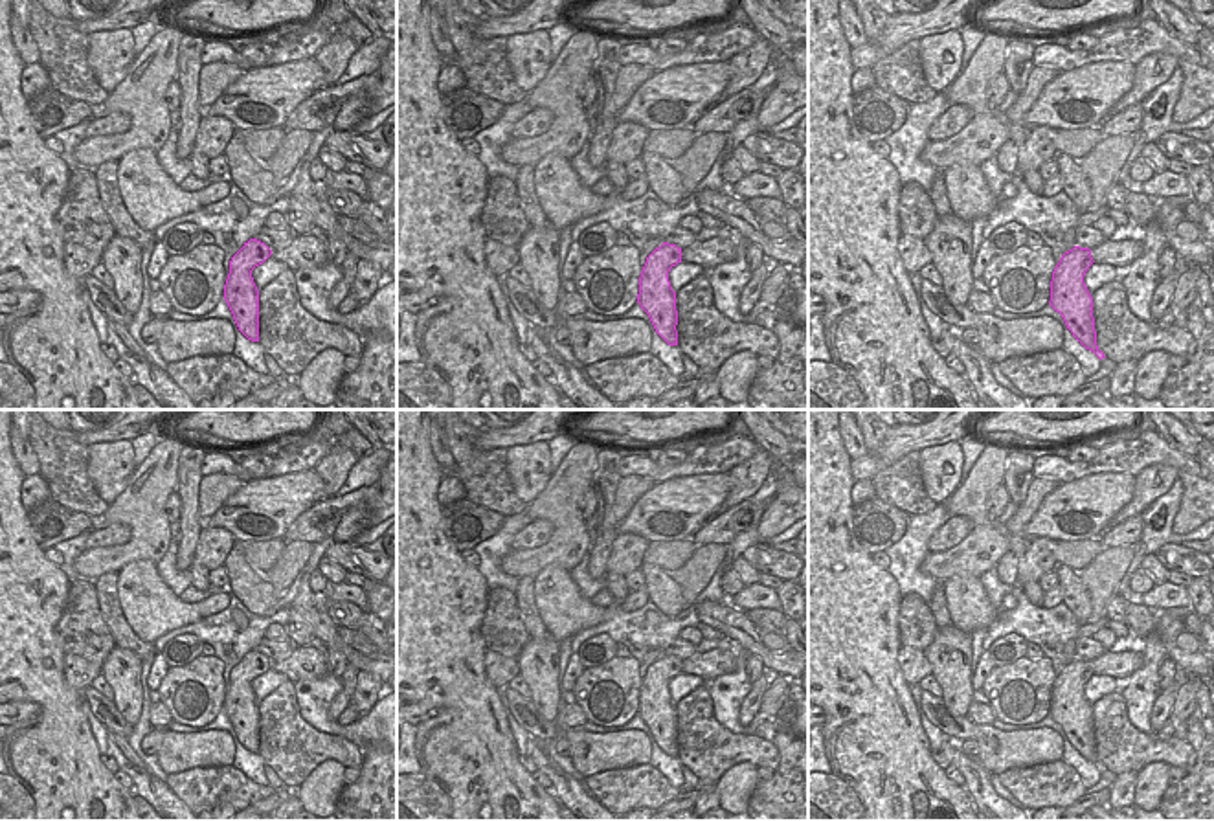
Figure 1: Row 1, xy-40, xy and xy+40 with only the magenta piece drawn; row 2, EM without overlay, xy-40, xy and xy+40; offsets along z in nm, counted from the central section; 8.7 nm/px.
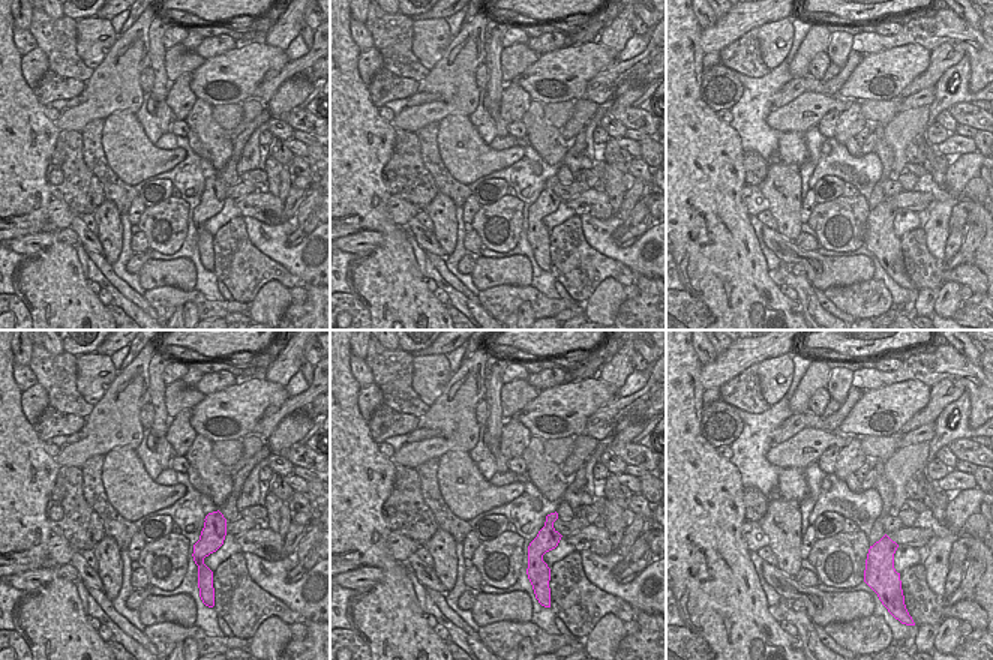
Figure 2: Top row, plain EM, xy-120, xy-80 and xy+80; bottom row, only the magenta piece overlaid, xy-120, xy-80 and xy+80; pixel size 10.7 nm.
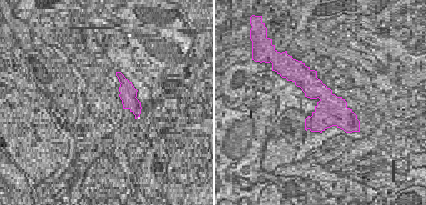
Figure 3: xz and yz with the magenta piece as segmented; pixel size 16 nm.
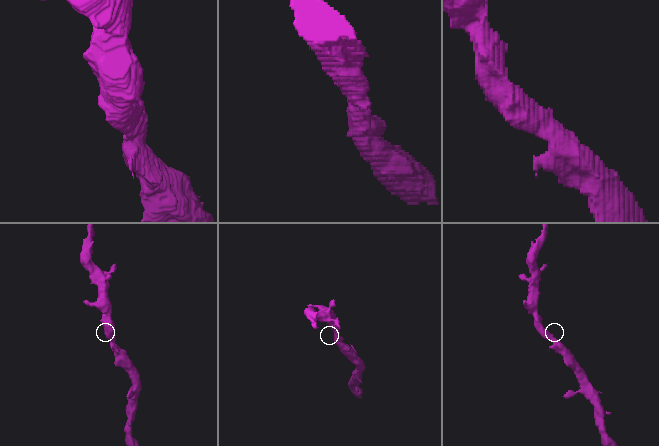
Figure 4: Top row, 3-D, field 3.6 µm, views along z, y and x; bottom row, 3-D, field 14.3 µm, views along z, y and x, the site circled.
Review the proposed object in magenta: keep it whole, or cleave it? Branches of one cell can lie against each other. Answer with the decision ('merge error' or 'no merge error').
no merge error

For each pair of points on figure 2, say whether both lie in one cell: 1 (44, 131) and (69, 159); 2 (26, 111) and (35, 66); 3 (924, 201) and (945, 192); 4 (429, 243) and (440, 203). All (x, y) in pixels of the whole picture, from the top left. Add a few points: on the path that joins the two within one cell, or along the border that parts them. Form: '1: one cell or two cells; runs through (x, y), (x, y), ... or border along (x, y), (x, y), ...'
1: two cells; border along (60, 131), (44, 176)
2: two cells; border along (21, 56), (21, 75), (32, 90)
3: two cells; border along (933, 194), (933, 203), (924, 212), (900, 210)
4: two cells; border along (432, 231), (446, 255)

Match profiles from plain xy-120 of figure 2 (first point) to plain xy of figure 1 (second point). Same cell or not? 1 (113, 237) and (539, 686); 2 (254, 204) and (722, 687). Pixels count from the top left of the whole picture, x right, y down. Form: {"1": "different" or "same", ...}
{"1": "same", "2": "different"}

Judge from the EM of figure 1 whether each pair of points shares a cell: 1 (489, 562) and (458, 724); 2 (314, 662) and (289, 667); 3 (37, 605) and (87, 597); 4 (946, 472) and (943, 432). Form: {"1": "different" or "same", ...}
{"1": "different", "2": "same", "3": "different", "4": "different"}

